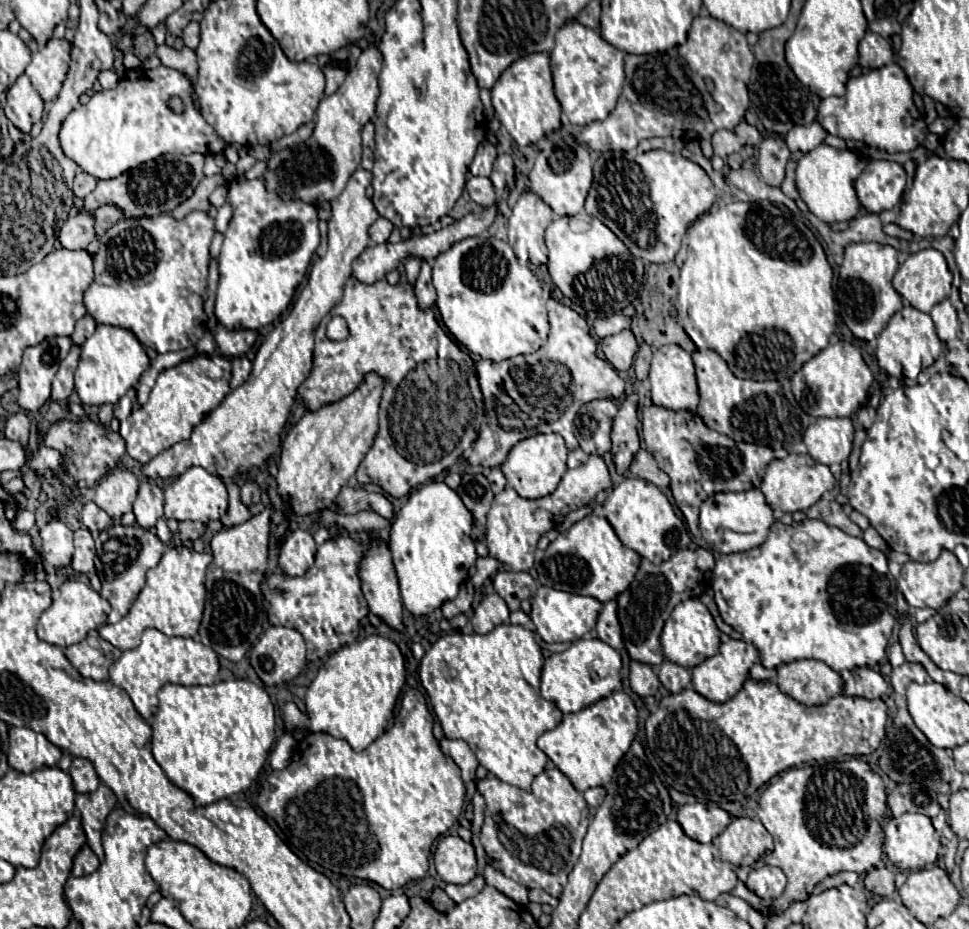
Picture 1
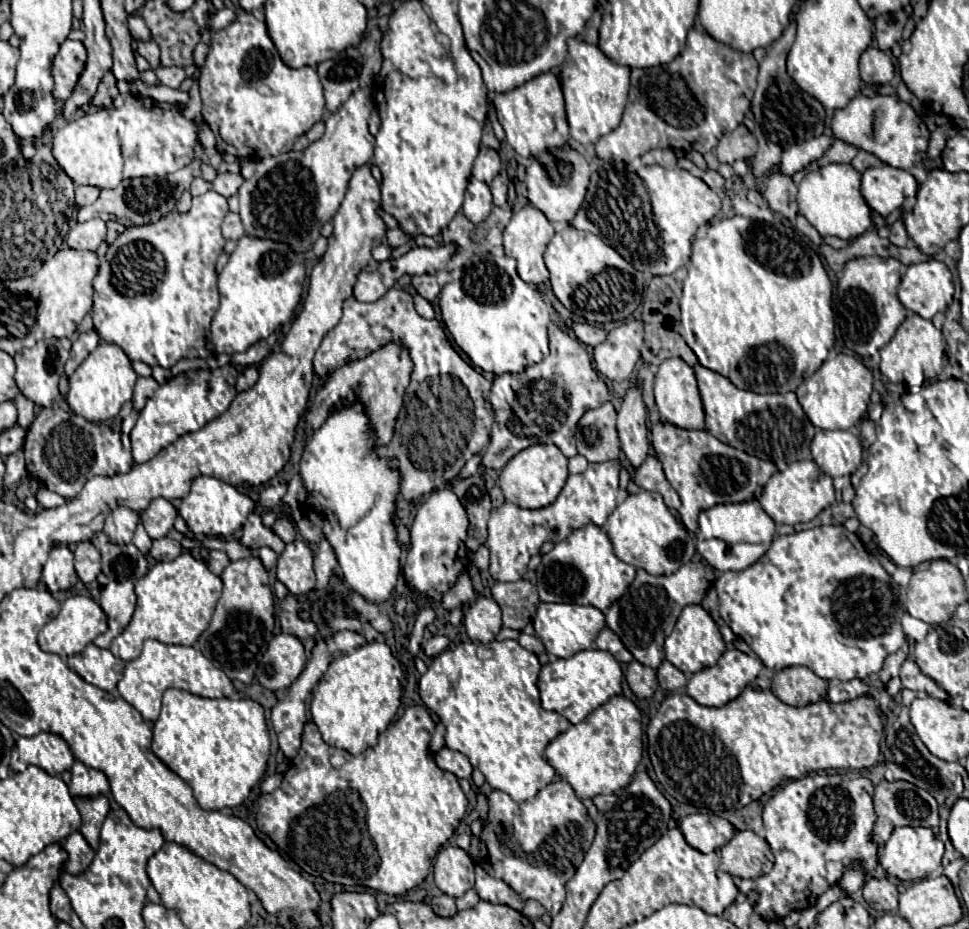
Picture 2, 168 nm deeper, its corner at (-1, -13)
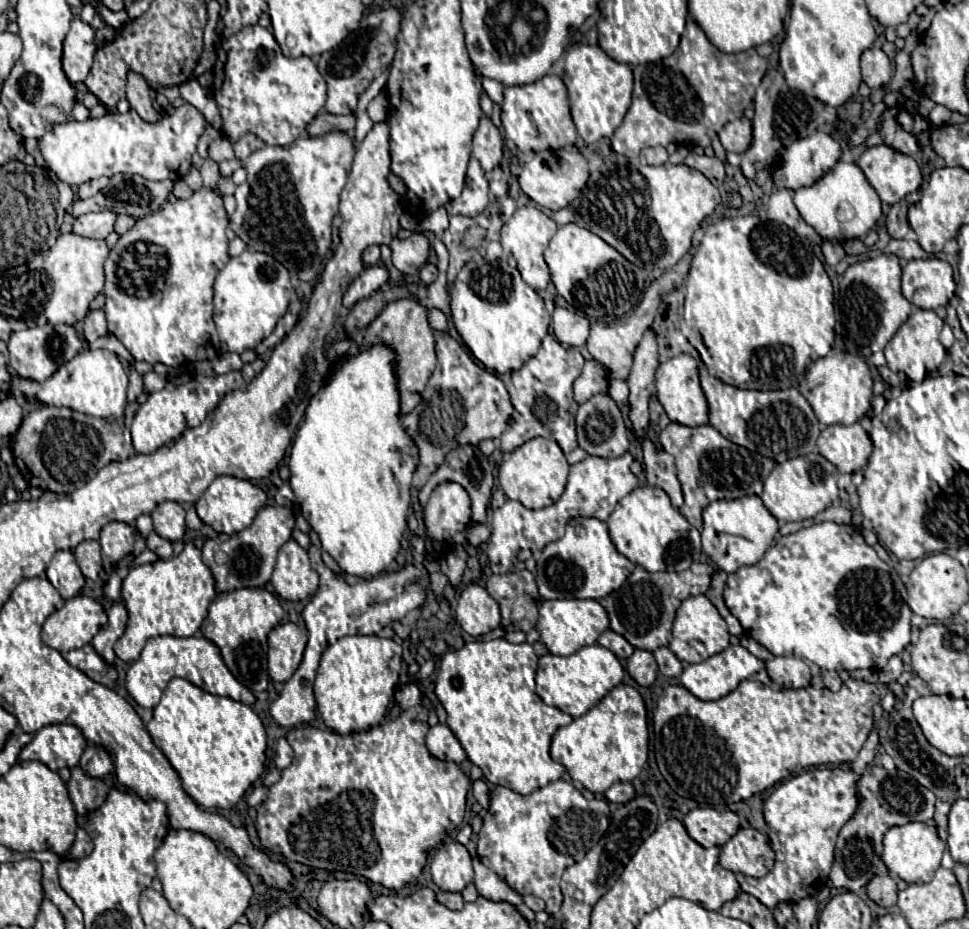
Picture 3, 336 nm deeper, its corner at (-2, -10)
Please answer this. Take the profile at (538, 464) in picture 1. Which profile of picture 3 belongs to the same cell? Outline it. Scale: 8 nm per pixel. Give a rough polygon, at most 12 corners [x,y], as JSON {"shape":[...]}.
{"shape":[[534,437],[498,471],[508,499],[542,509],[560,499],[568,461]]}

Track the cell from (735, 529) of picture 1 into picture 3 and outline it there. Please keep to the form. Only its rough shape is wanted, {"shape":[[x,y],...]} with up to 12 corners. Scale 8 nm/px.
{"shape":[[758,495],[704,509],[704,553],[726,573],[766,553],[778,521]]}

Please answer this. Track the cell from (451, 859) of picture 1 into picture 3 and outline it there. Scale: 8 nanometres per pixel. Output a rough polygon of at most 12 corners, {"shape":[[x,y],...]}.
{"shape":[[444,843],[430,873],[442,891],[462,891],[474,879],[470,853]]}

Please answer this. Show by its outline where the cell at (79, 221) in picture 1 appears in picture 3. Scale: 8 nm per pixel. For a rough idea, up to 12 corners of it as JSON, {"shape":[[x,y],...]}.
{"shape":[[114,211],[76,217],[74,231],[106,239],[114,231]]}

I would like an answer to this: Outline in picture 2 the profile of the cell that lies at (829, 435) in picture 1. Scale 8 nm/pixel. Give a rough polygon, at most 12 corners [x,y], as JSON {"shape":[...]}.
{"shape":[[817,430],[815,464],[829,476],[849,476],[863,458],[857,436]]}

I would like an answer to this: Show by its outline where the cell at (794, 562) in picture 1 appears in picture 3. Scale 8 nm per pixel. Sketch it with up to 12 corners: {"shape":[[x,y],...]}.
{"shape":[[852,525],[778,537],[724,601],[772,655],[880,671],[910,643]]}

